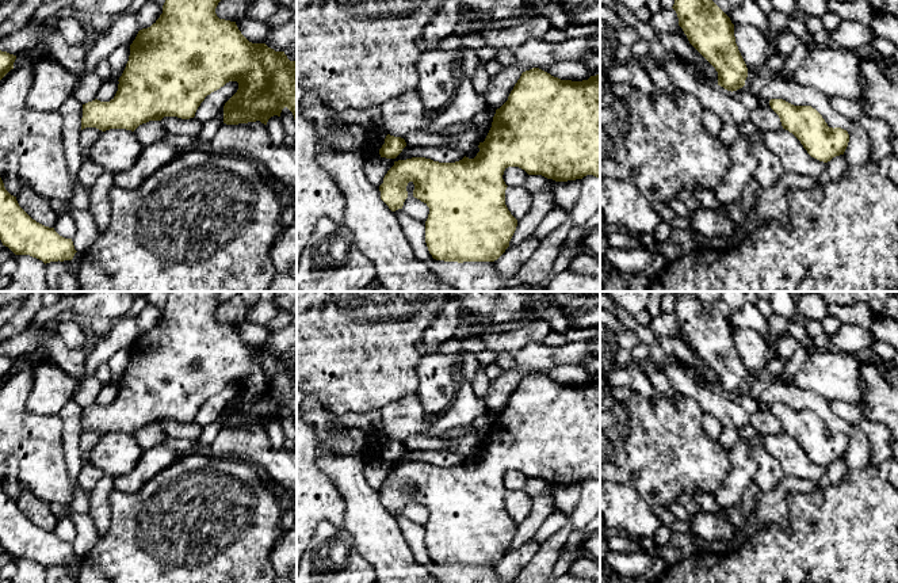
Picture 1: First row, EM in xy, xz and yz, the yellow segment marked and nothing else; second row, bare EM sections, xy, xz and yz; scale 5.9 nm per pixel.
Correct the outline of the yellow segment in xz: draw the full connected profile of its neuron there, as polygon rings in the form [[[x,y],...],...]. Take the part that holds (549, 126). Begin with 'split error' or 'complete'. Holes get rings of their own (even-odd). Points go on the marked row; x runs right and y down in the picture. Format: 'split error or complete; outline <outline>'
complete; outline [[[532,68],[521,73],[508,100],[496,110],[492,127],[474,159],[463,157],[455,163],[439,163],[425,157],[394,161],[379,186],[381,199],[391,212],[402,209],[408,198],[406,186],[414,184],[413,197],[429,207],[425,221],[425,243],[436,260],[494,262],[509,247],[517,220],[505,205],[507,184],[503,179],[508,167],[519,167],[528,175],[542,175],[555,182],[568,182],[593,175],[600,179],[600,75],[588,80],[561,80]]]

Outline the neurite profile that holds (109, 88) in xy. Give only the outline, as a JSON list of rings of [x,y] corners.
[[[112,77],[108,80],[104,80],[96,94],[96,99],[100,102],[110,102],[111,99],[114,99],[116,91],[118,91],[118,84],[119,84],[119,81],[114,80]]]

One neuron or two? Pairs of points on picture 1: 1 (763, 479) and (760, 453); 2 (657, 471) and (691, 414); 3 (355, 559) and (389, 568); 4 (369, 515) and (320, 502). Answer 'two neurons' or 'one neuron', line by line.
1: one neuron
2: one neuron
3: two neurons
4: two neurons

